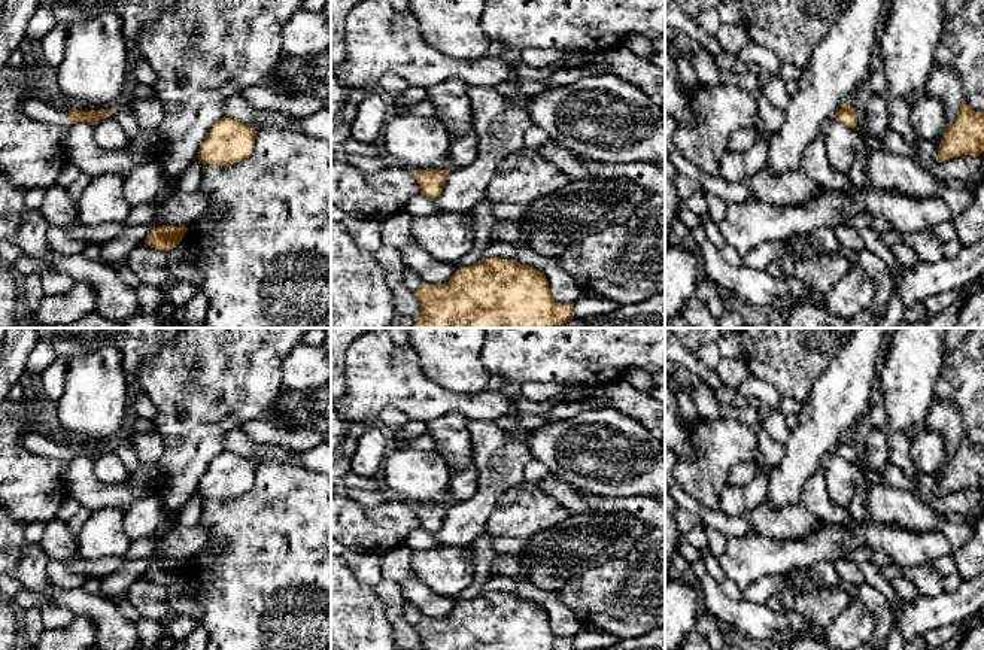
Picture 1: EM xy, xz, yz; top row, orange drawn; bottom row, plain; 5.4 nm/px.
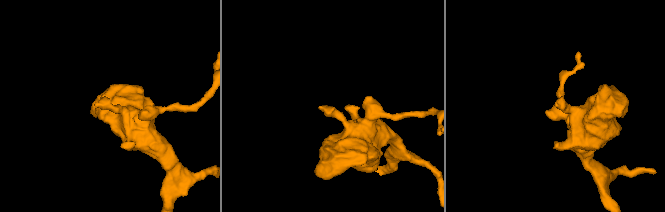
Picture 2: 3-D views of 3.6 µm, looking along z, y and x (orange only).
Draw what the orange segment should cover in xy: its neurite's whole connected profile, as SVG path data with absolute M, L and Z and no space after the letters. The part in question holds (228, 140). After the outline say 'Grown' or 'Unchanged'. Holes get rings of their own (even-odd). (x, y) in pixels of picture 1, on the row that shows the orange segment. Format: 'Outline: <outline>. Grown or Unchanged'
Outline: M224 116L209 130L197 158L212 165L234 164L252 154L255 139L256 131L249 124Z. Unchanged

